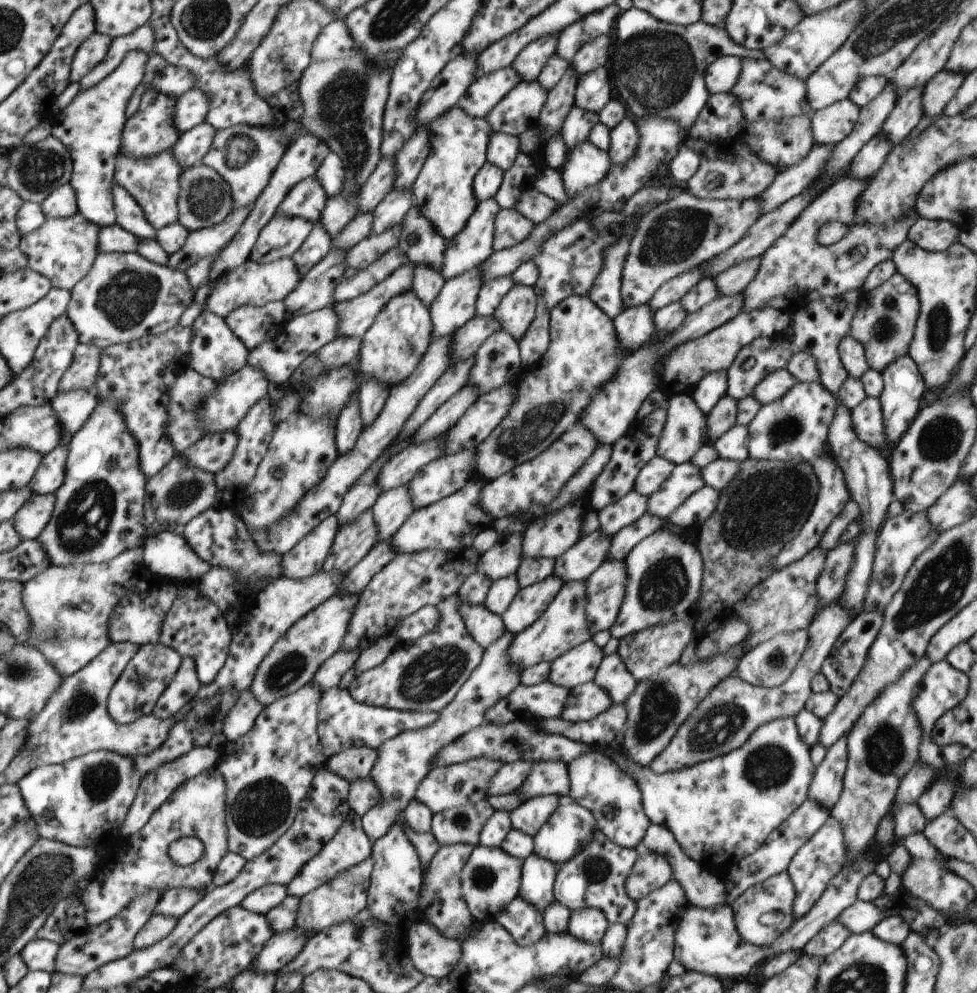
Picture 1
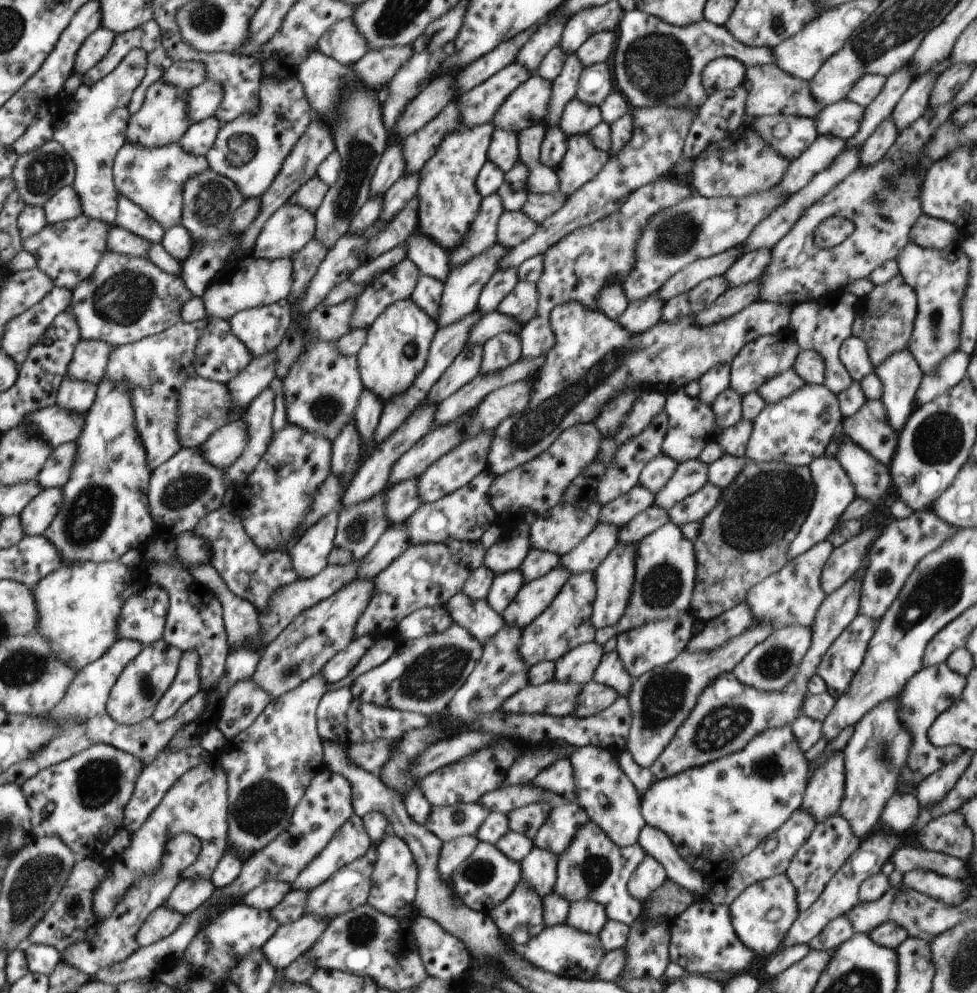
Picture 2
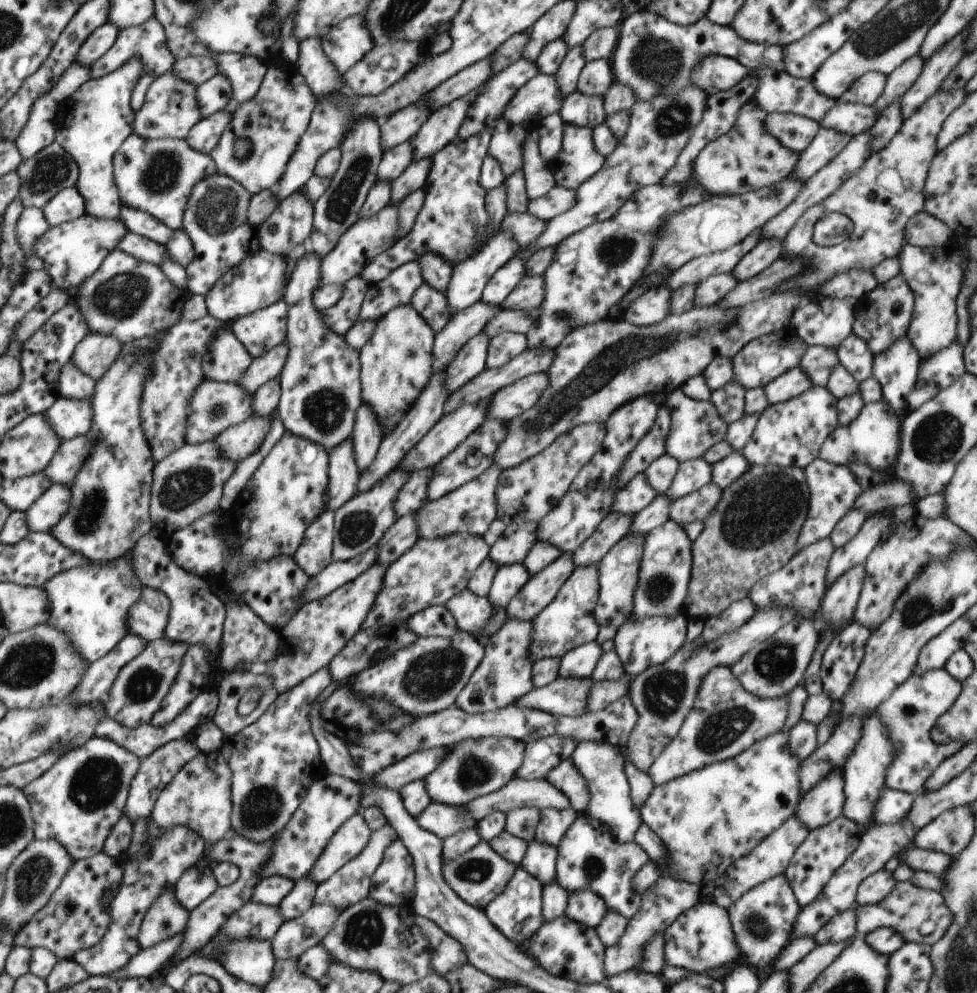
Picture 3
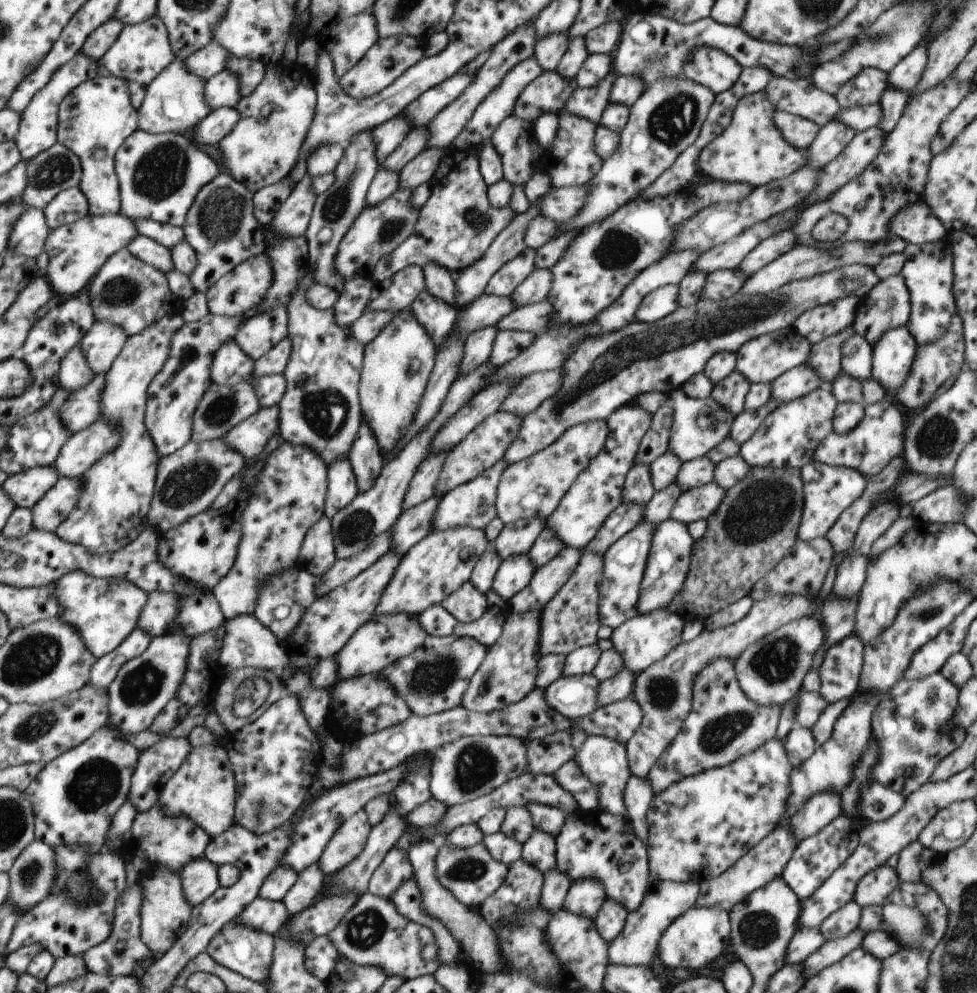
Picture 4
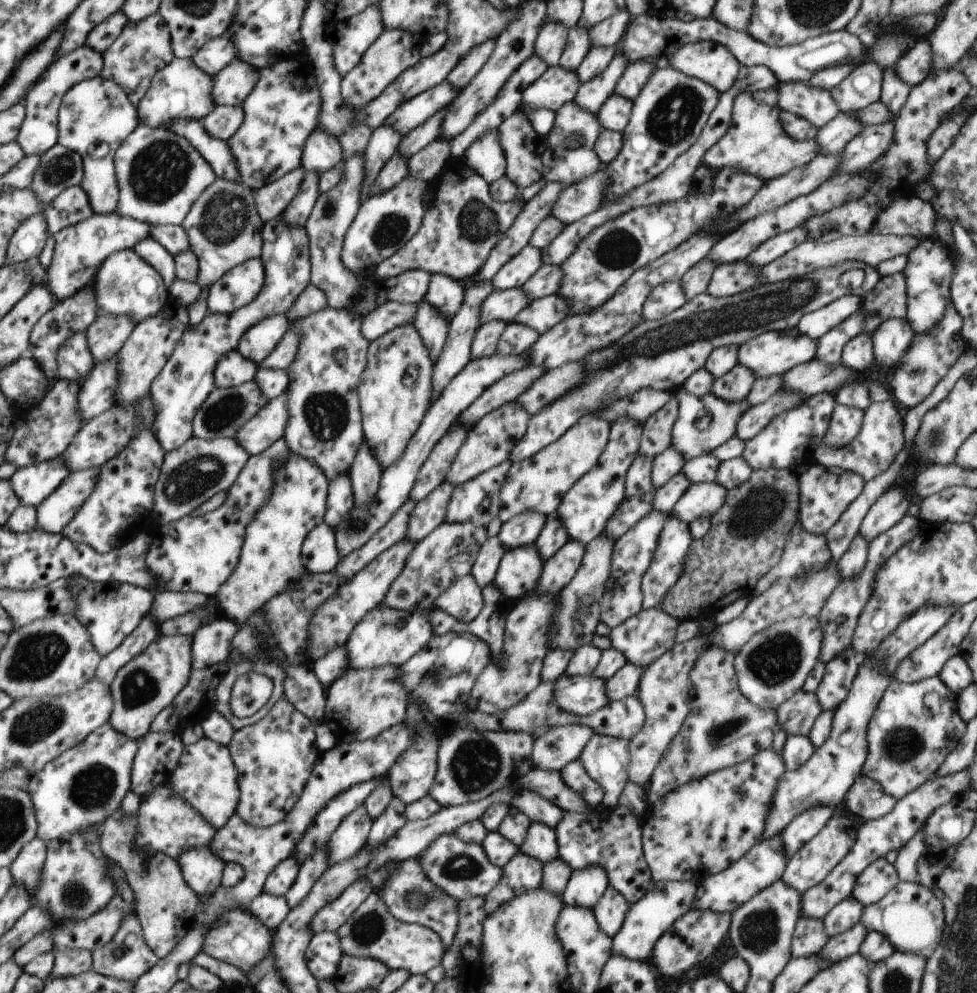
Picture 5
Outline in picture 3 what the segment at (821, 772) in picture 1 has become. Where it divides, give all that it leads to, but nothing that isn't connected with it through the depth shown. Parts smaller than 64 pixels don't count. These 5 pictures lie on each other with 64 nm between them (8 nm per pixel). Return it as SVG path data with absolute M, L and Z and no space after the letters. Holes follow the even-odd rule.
M832 770L826 778L822 778L810 792L806 792L796 806L794 816L806 826L806 830L816 830L821 826L826 826L831 820L843 814L843 804L845 780L842 770Z

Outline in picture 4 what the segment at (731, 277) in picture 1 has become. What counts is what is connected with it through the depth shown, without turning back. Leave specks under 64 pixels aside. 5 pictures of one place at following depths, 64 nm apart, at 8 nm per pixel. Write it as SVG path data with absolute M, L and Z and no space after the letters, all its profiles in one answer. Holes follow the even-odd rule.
M782 230L778 234L773 234L760 242L752 252L746 255L746 258L738 267L746 276L752 276L760 269L776 260L781 254L792 250L796 246L796 236L792 230Z

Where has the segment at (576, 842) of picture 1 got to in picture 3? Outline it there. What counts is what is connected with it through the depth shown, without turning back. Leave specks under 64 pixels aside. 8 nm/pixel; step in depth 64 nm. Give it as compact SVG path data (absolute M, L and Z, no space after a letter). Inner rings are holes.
M572 806L565 809L540 809L540 822L535 832L536 840L558 847L564 834L568 832L568 826L572 826L574 820L578 818L577 812Z

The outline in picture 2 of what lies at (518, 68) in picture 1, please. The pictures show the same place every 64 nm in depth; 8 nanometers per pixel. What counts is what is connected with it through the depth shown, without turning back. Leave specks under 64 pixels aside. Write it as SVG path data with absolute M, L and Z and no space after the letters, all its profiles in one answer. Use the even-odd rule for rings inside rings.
M555 10L546 18L542 24L538 24L539 30L527 41L527 44L518 52L516 63L520 64L526 71L536 75L543 59L556 46L560 45L561 35L565 28L563 15Z

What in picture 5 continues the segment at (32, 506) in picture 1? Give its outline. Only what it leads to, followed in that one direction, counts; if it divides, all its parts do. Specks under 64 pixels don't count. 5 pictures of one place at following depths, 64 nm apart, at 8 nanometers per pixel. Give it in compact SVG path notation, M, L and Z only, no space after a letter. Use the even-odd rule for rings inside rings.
M98 468L70 473L68 478L36 508L38 527L52 534L60 534L96 488Z

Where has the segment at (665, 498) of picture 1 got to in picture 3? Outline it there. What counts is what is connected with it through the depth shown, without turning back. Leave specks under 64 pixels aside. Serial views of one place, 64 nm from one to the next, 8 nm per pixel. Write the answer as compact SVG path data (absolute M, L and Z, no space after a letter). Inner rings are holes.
M702 457L681 462L679 466L670 488L666 491L666 496L673 502L700 490L712 480L712 465Z

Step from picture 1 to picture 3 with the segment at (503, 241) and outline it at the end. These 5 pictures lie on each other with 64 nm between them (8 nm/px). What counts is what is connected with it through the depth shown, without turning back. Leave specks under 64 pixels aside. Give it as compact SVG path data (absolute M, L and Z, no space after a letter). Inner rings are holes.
M508 212L501 222L501 230L510 234L516 242L520 242L523 248L530 246L544 232L544 228L546 228L546 220L528 213Z

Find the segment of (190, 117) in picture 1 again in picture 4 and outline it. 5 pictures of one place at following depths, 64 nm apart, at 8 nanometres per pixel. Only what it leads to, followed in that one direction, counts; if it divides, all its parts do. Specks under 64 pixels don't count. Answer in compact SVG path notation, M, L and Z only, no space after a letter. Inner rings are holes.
M224 69L204 84L204 98L211 111L222 107L235 107L242 96L234 72Z

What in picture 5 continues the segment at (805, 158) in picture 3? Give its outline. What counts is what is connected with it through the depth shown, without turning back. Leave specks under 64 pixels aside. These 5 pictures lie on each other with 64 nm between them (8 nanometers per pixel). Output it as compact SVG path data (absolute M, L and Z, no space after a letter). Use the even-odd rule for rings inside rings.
M856 111L840 112L826 126L819 128L816 144L821 154L841 154L850 140L864 130L864 124L856 118Z

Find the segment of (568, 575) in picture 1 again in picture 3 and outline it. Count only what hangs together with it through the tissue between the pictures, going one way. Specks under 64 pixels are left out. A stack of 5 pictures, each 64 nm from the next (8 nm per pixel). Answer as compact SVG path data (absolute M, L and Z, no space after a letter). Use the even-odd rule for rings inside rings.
M610 511L609 515L600 522L596 532L572 553L576 567L599 564L608 550L630 532L632 520L634 514L618 514Z

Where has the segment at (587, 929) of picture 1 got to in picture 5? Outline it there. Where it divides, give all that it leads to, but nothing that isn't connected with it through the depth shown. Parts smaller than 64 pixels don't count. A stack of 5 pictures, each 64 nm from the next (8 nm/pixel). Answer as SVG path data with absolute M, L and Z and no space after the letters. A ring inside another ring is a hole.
M588 866L582 870L574 870L562 893L567 906L584 906L591 910L608 888L608 876L604 866Z

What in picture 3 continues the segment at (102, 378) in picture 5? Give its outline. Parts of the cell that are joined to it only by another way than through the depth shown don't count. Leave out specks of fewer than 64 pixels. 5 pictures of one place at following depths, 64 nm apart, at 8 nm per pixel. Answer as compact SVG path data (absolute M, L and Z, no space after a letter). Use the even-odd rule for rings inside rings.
M88 396L86 400L59 397L50 409L43 412L62 442L89 432L94 416L92 399L93 396Z

